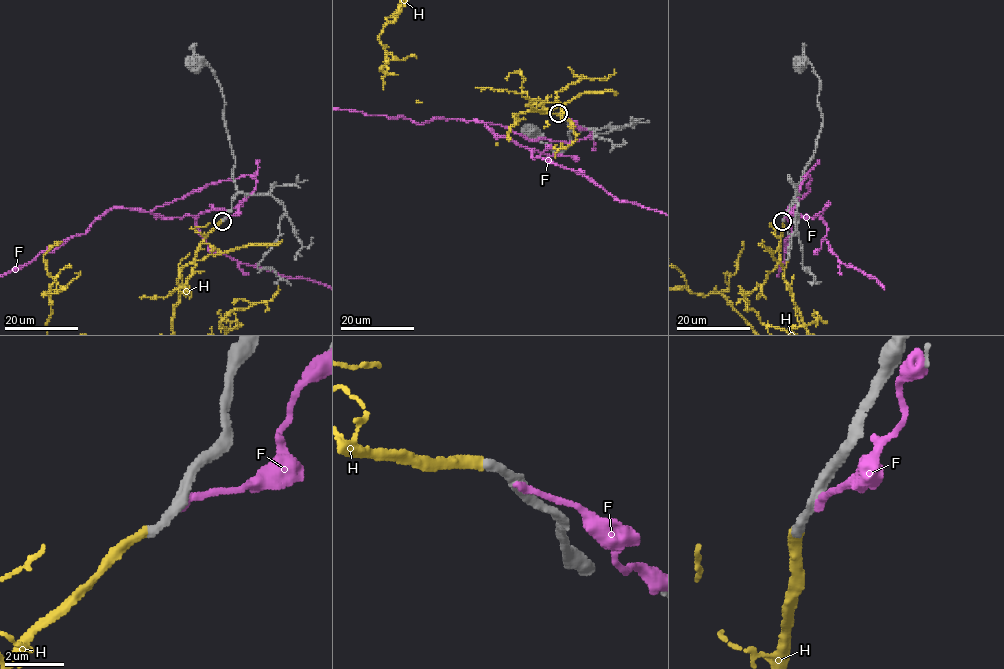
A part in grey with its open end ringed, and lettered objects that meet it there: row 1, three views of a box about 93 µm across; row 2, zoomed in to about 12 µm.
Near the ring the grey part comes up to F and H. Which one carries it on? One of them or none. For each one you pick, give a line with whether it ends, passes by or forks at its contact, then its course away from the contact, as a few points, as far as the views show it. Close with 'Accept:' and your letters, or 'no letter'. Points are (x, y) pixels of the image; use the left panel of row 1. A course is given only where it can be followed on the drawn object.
H: it ends there
Accept: H

